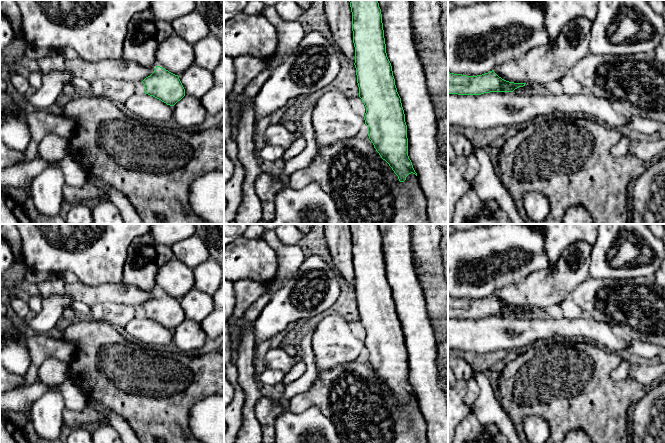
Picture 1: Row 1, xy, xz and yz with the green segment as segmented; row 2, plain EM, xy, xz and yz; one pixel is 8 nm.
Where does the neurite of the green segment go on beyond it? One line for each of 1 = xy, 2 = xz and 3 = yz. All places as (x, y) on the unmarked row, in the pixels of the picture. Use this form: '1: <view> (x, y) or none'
1: none
2: none
3: none

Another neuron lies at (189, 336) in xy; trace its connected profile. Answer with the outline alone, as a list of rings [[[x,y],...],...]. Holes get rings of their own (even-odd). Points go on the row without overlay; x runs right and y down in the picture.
[[[186,319],[173,330],[173,344],[179,351],[193,353],[200,349],[207,340],[201,323]]]

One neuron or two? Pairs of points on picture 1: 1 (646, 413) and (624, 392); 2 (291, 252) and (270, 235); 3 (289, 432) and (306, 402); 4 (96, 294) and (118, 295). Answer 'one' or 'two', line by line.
1: two
2: one
3: two
4: one

